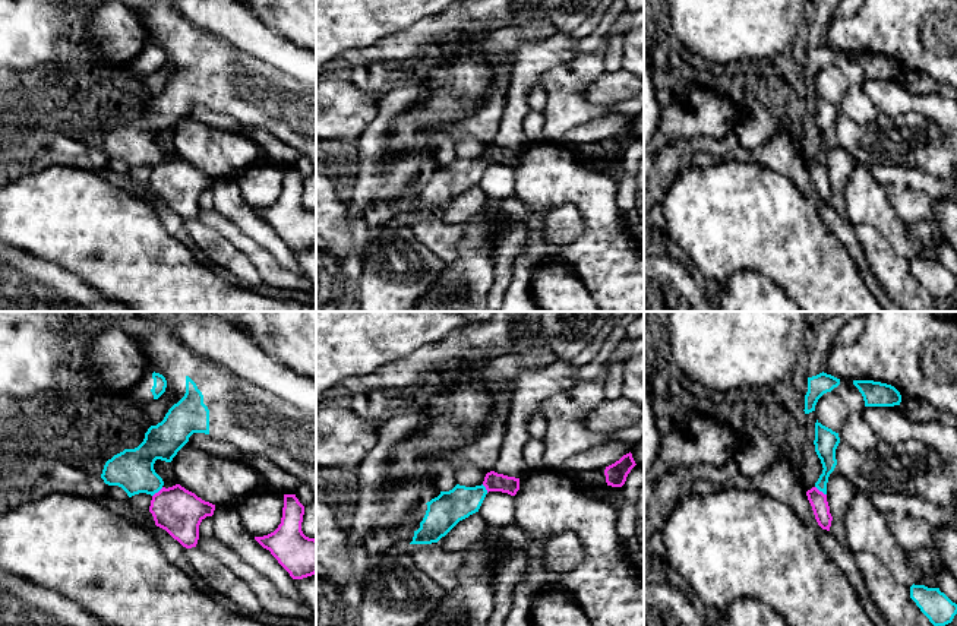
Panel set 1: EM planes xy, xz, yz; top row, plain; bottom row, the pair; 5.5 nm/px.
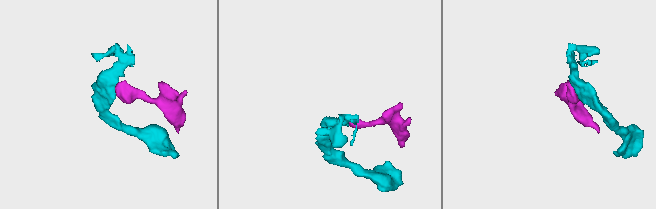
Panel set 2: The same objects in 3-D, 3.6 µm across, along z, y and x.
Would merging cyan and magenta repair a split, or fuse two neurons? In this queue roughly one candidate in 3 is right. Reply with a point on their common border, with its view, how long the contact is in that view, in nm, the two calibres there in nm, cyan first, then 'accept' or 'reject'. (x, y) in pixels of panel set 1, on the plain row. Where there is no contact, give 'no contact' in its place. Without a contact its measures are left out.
yz (821, 163) | 80 nm | 120/100 nm | reject

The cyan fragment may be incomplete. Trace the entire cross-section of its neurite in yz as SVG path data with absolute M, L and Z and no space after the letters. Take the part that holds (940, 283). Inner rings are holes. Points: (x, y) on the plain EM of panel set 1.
M913 256L910 259L910 271L935 300L951 295L957 287L957 276L941 265L939 260Z

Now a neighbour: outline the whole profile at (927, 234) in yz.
M934 212L928 219L906 222L907 238L917 246L915 257L938 260L939 246L944 240L939 221Z

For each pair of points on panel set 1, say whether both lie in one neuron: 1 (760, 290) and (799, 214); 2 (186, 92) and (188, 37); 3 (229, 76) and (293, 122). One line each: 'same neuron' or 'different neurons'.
1: different neurons
2: same neuron
3: same neuron

